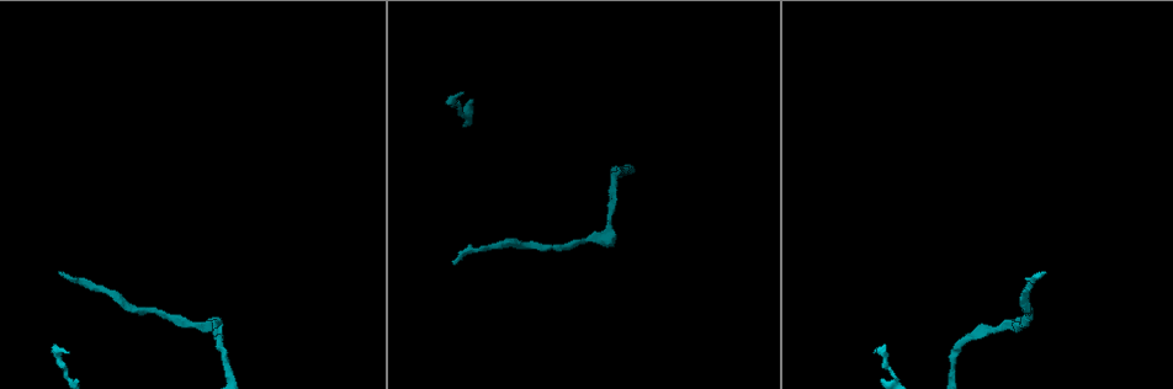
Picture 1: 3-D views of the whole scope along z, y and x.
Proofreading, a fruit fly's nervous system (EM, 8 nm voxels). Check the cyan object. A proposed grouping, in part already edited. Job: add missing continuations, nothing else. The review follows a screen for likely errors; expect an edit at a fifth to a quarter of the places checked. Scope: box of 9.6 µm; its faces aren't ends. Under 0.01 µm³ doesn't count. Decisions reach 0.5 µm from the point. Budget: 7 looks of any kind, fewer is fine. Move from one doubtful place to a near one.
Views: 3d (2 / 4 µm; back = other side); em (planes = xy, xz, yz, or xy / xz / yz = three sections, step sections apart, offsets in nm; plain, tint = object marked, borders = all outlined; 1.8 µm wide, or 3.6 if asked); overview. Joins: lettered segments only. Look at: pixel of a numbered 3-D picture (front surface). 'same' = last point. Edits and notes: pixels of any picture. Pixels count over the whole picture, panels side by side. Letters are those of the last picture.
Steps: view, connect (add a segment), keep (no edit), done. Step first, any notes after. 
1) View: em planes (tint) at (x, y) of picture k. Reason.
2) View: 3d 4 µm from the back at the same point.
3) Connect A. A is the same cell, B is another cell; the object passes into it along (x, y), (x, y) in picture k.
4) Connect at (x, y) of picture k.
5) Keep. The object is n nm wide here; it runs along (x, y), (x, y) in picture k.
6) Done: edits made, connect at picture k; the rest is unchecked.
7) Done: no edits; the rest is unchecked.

View: em planes (borders) at (210, 324) of picture 1.

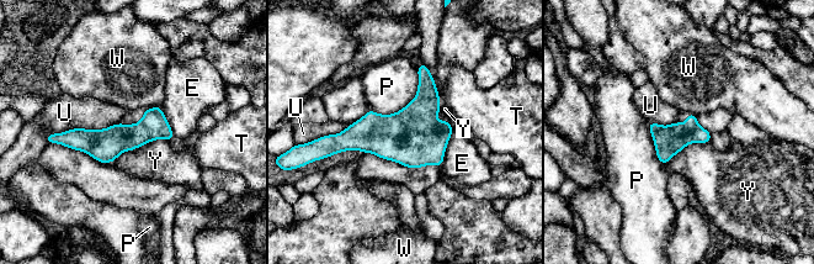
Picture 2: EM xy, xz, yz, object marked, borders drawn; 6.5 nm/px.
Keep. E, P, T, U, W and Y are other cells; a border runs along (169, 141), (152, 140), (115, 160) in picture 2; no lettered segment goes on from it.

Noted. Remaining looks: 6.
View: 3d 4 µm at (60, 274) of picture 1. Free end.

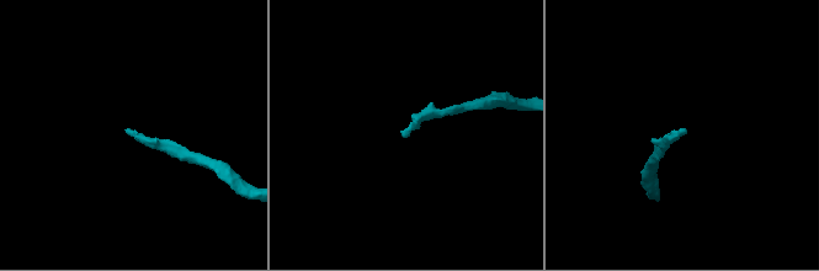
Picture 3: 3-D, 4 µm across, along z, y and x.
View: em planes (borders) at (127, 130) of picture 3. Shape alone is not enough.

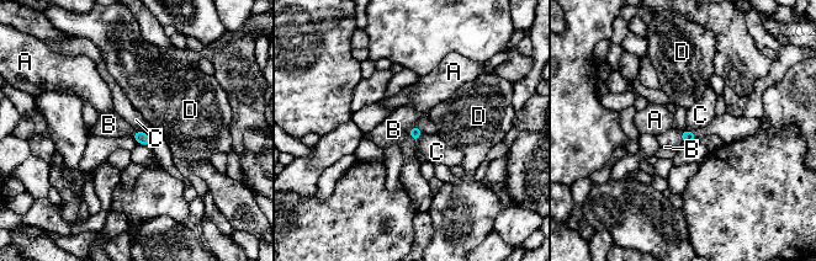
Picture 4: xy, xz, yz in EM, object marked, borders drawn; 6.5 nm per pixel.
Connect B. B is the same cell, A, C and D are other cells; the object passes into it along (414, 132), (409, 133), (393, 129) in picture 4; the cell continues.

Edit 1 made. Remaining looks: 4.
View: em xz step 16 (borders) at (65, 371) of picture 1. A narrow waist.

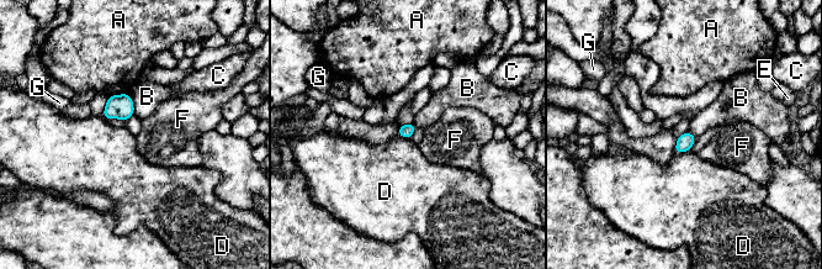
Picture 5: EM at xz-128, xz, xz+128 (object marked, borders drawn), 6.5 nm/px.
View: em planes (borders) at the same point.

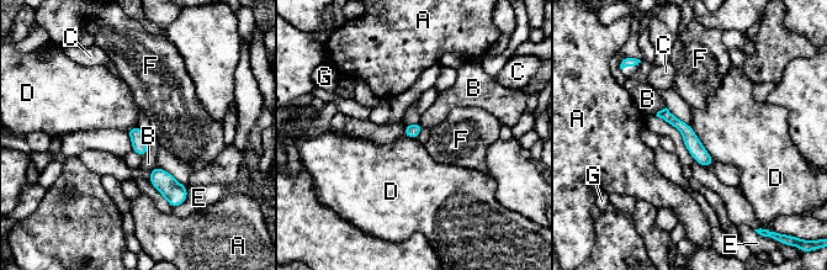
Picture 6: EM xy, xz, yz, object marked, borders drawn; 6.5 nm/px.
Keep. A, B, C, D, E, F and G are other cells; it runs along (661, 114), (674, 121), (709, 162) in picture 6; no lettered segment goes on from it.

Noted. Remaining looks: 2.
Done: edits made, connect at picture 4; the rest is unchecked.

